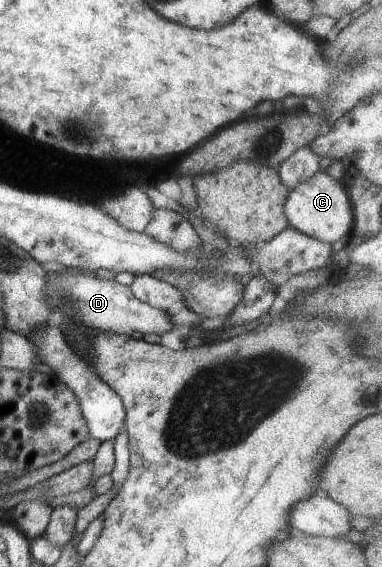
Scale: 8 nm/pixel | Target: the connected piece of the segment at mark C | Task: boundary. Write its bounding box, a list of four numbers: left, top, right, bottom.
[284,172,354,244]

